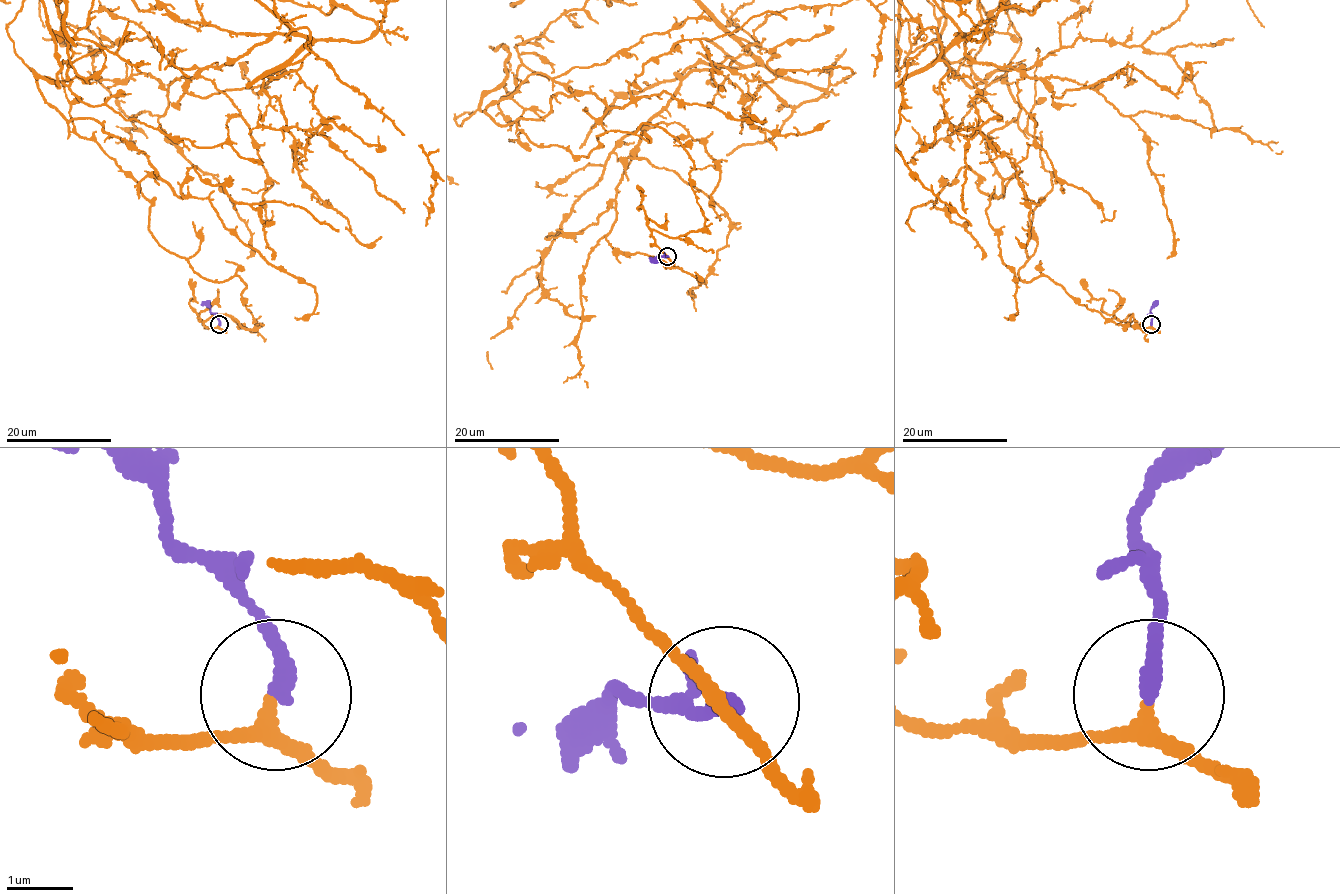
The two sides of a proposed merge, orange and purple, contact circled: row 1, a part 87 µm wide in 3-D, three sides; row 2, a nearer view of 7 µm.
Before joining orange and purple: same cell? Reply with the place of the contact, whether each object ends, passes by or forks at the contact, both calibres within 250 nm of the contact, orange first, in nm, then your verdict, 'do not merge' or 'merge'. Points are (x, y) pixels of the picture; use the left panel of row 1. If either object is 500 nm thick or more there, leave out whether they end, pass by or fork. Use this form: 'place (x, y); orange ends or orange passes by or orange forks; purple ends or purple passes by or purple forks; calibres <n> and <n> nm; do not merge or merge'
place (219, 324); orange passes by; purple ends; calibres 190 and 240 nm; merge

